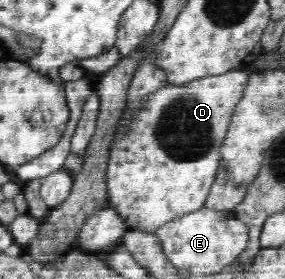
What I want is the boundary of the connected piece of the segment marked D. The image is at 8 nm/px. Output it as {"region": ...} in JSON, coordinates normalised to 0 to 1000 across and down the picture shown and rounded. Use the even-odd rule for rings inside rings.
{"region":[[[877,251],[807,254],[702,276],[653,301],[582,301],[512,333],[470,416],[435,441],[382,534],[372,581],[372,674],[382,738],[407,753],[449,824],[544,835],[572,803],[716,742],[768,616],[768,548],[804,466],[818,394],[856,337]]]}

